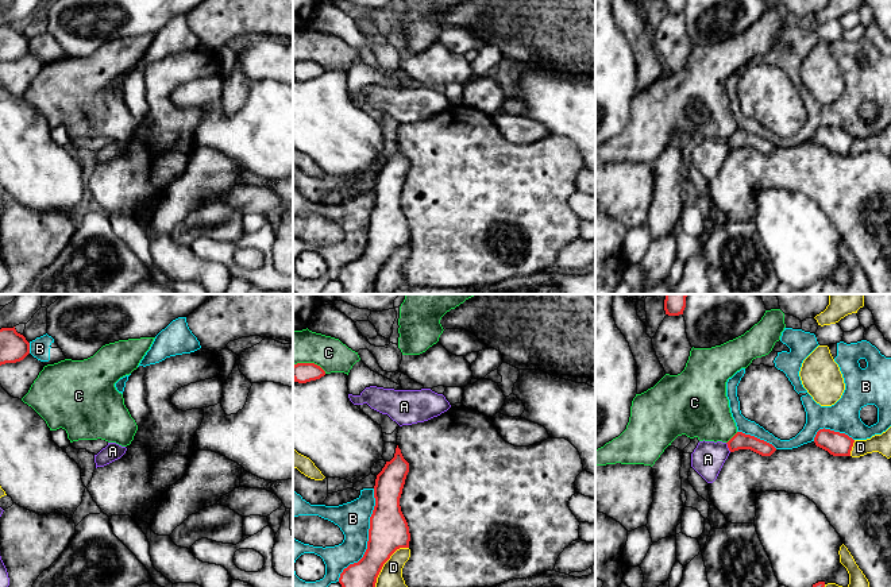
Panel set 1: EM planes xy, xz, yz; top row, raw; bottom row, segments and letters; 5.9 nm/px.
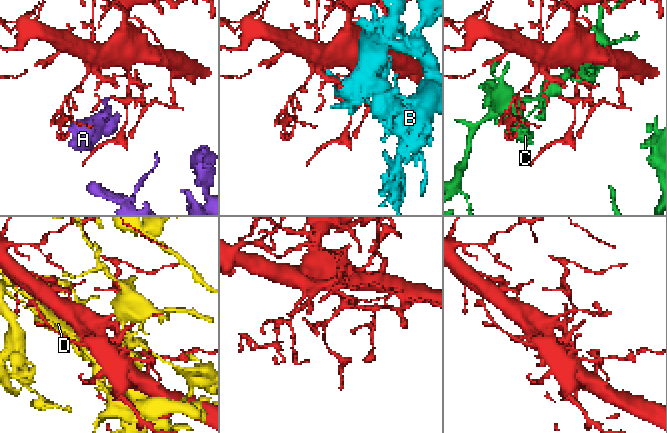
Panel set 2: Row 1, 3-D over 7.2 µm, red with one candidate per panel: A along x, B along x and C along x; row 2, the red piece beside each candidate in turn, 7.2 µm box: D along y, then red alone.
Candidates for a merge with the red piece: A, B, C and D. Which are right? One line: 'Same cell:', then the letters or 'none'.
Same cell: none

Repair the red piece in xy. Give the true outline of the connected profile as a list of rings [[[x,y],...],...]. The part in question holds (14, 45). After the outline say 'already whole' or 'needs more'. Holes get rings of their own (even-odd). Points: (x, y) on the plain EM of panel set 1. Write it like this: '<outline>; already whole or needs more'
[[[14,26],[0,27],[0,63],[16,61],[30,51],[30,40]]]; already whole

